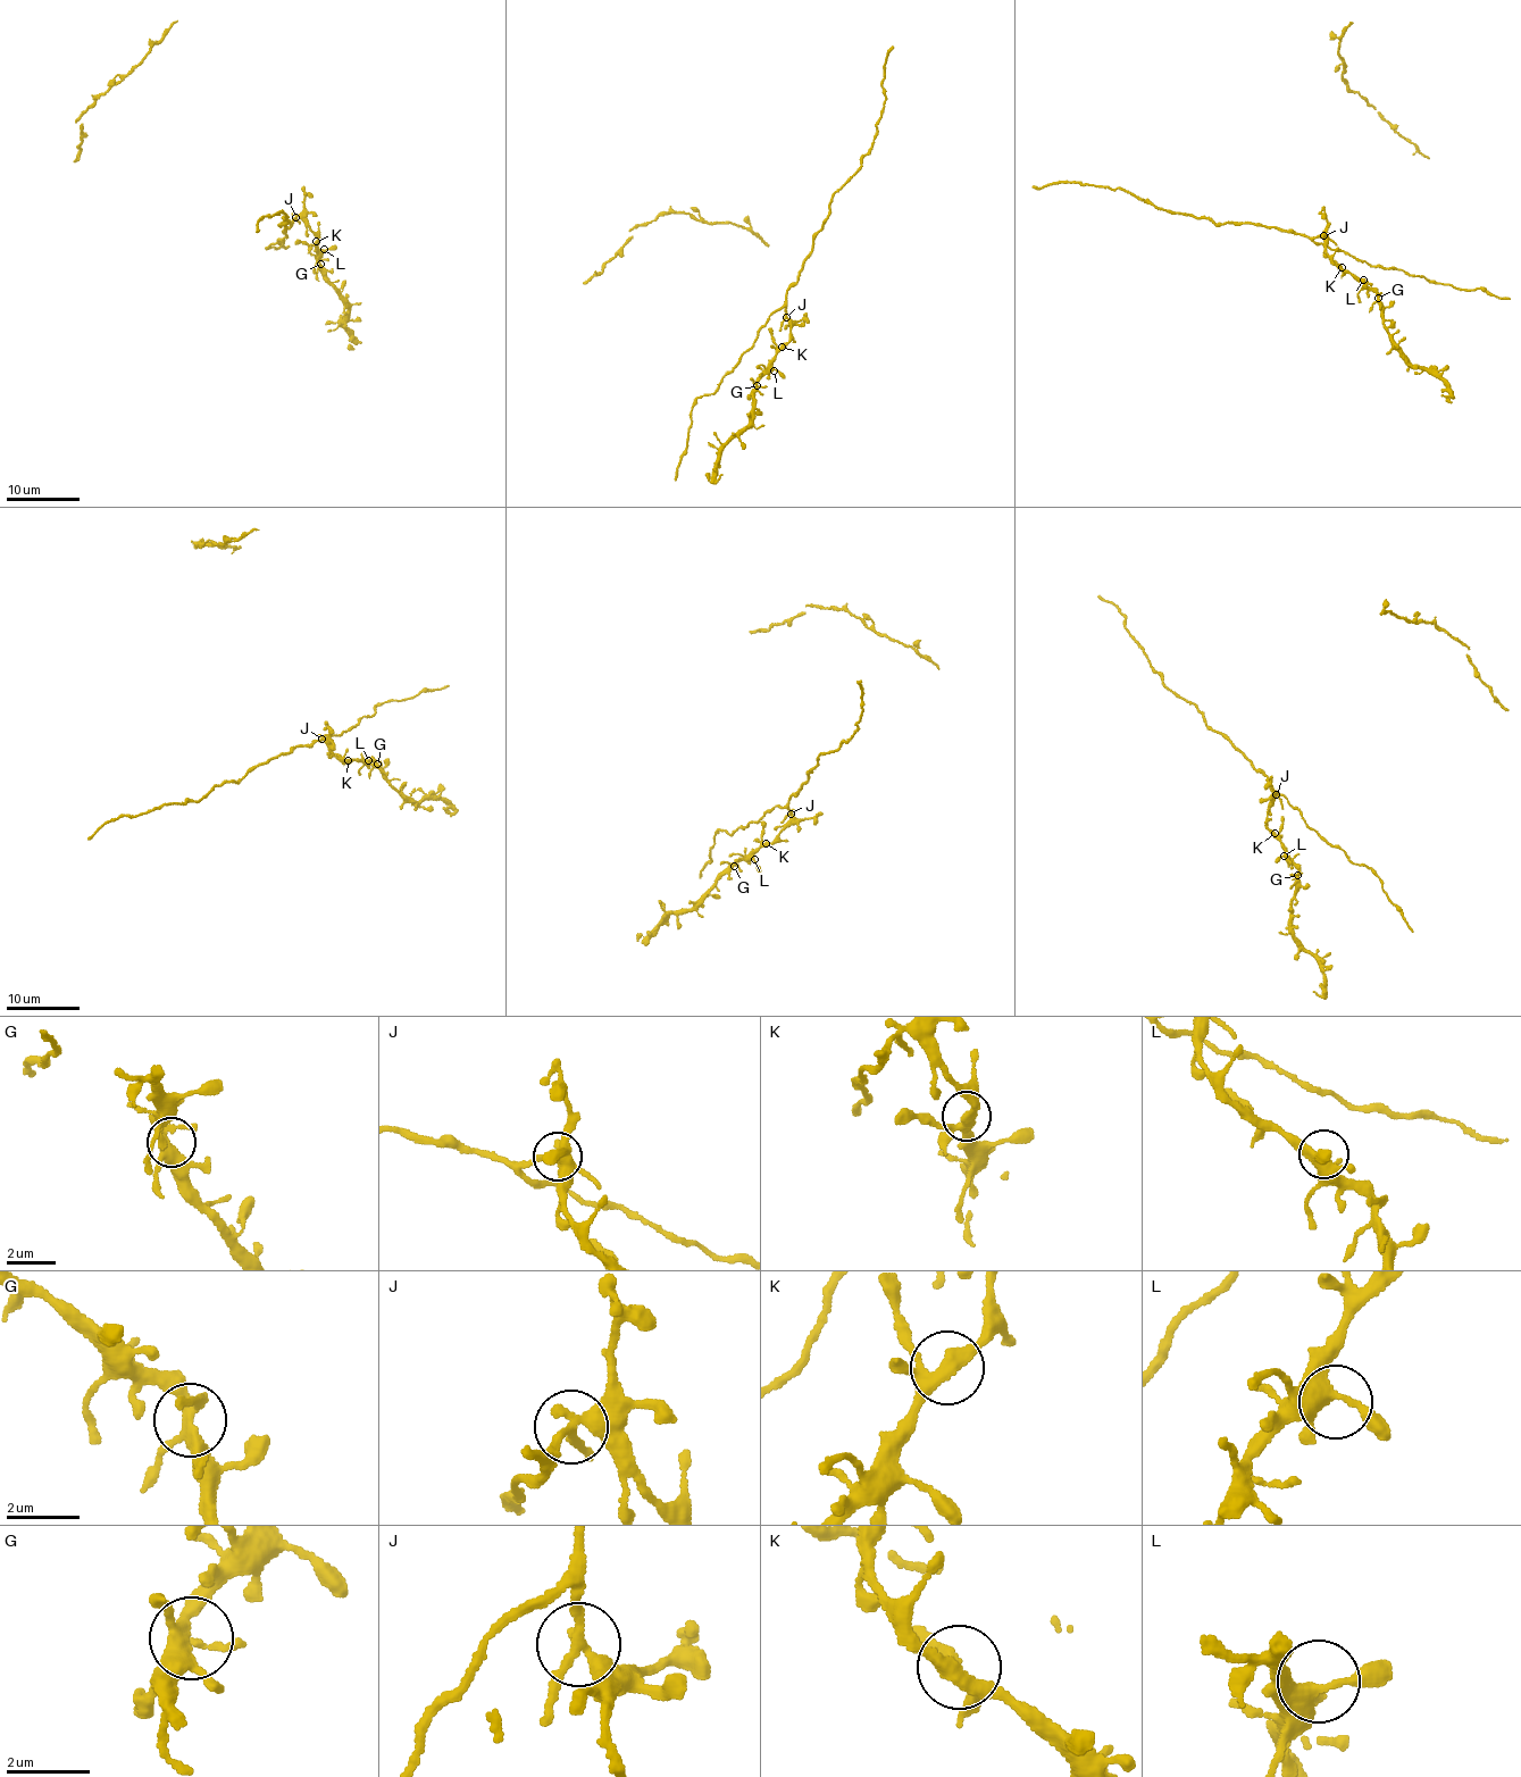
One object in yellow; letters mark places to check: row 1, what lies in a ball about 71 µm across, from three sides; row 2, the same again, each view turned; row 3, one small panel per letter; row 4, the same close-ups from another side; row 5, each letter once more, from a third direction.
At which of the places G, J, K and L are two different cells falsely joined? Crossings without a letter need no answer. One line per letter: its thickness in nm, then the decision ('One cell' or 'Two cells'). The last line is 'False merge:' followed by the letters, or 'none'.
G: Thickness 320 nm. One cell
J: Thickness 280 nm. Two cells
K: Thickness 320 nm. One cell
L: Thickness 360 nm. One cell
False merge: J

